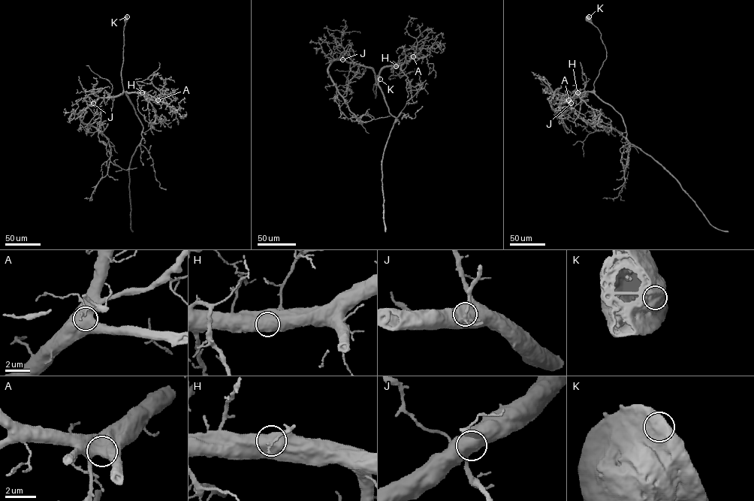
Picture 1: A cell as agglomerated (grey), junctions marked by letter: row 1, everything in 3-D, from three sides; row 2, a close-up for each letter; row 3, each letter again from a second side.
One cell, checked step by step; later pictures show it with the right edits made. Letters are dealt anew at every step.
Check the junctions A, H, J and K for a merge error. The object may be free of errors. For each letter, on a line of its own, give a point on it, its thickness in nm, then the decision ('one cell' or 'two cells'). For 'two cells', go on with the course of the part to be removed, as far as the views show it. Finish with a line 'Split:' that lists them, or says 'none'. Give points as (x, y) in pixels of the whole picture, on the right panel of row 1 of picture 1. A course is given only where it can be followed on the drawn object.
A: at (568, 100); 1050 nm thick; one cell
H: at (577, 92); 1150 nm thick; one cell
J: at (571, 103); 1250 nm thick; one cell
K: at (589, 16); 1050 nm thick; one cell
Split: none

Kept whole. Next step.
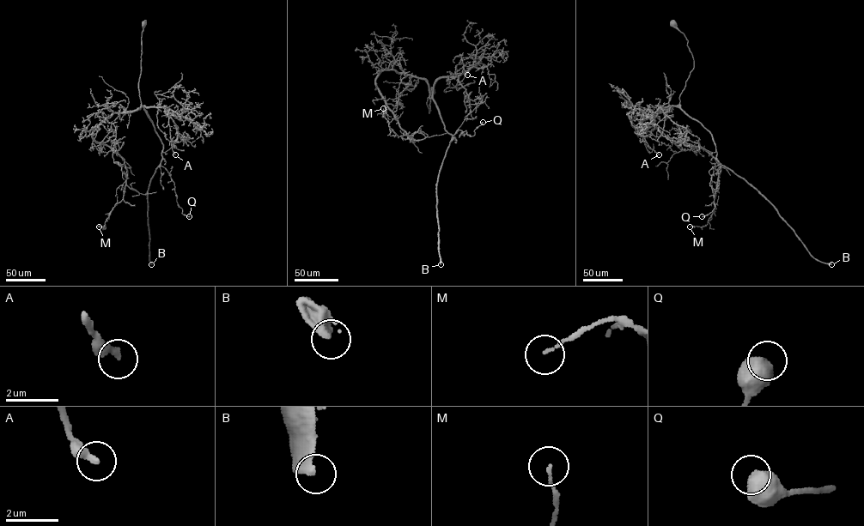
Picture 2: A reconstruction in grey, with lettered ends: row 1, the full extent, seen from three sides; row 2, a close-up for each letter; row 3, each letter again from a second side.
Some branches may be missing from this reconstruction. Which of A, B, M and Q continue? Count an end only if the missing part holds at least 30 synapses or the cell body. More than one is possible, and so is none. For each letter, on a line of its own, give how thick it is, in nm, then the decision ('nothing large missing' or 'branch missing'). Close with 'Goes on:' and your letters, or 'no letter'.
A: 320 nm | nothing large missing
B: 400 nm | branch missing
M: 90 nm | nothing large missing
Q: 700 nm | nothing large missing
Goes on: B

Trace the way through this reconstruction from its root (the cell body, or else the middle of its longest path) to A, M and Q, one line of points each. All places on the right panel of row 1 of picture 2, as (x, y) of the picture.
A: (672, 25), (688, 41), (694, 67), (679, 106), (642, 113), (643, 136), (659, 154)
M: (672, 25), (694, 67), (679, 103), (658, 112), (654, 124), (705, 150), (721, 169), (708, 223), (690, 226)
Q: (672, 25), (687, 40), (694, 63), (680, 107), (711, 134), (719, 164), (708, 171), (714, 208), (702, 216)

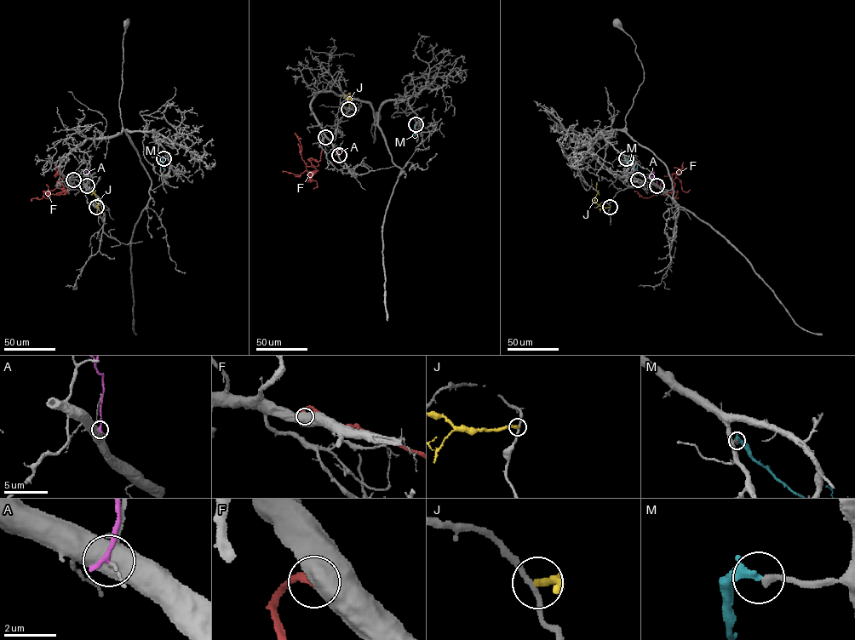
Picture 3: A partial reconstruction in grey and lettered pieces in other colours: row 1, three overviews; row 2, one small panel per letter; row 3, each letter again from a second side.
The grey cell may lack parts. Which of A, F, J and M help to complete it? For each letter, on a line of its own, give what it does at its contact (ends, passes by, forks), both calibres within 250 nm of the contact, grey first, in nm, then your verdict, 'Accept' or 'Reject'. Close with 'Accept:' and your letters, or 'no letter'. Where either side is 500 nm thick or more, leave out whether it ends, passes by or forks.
A: It ends there. Thickness 300 nm (grey) against 240 nm. Reject
F: Thickness 750 nm (grey) against 240 nm. Reject
J: It ends there. Thickness 200 nm (grey) against 280 nm. Reject
M: It ends there. Thickness 260 nm (grey) against 340 nm. Accept
Accept: M

